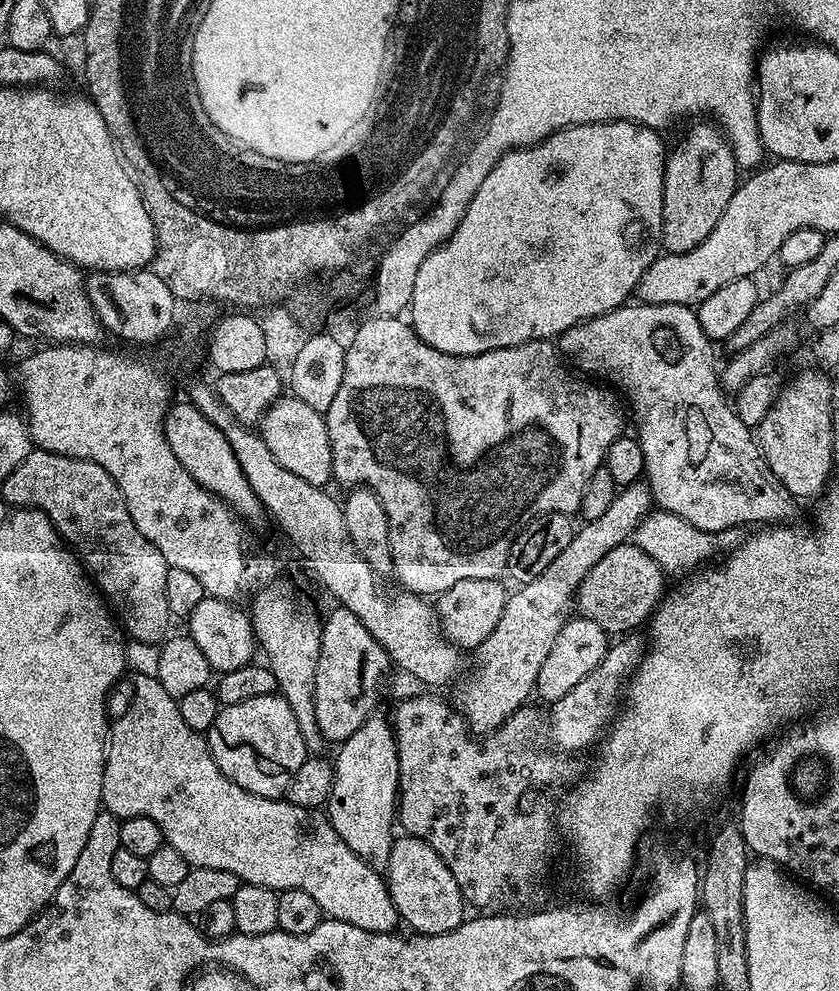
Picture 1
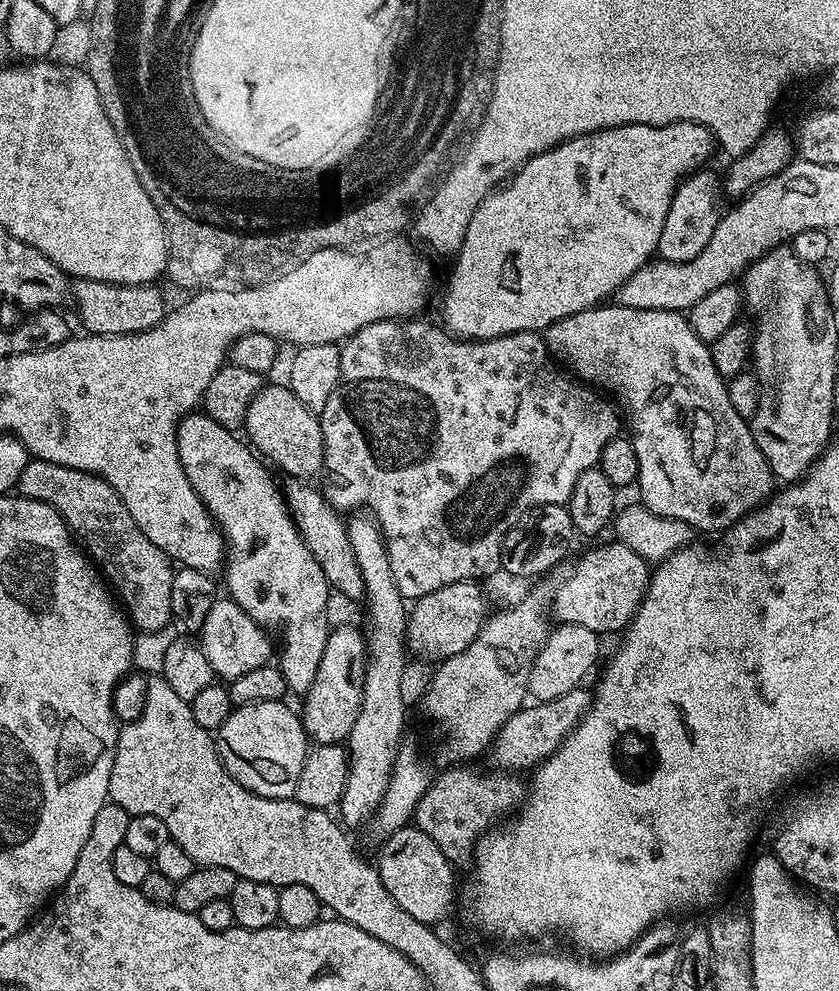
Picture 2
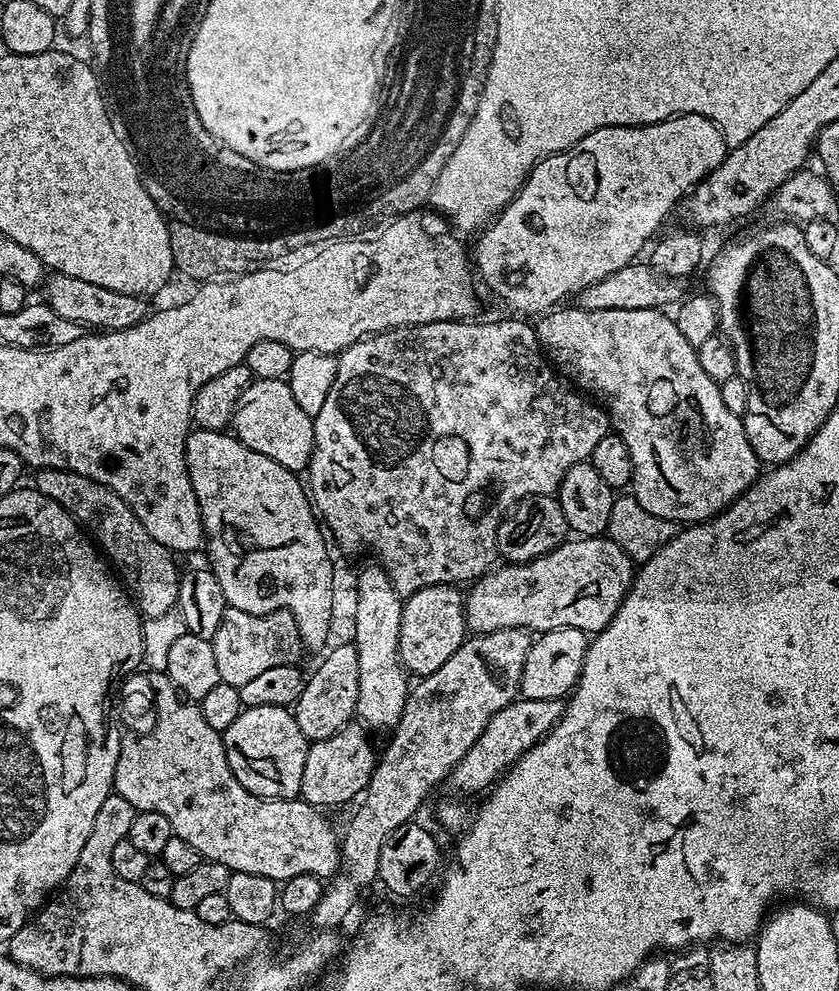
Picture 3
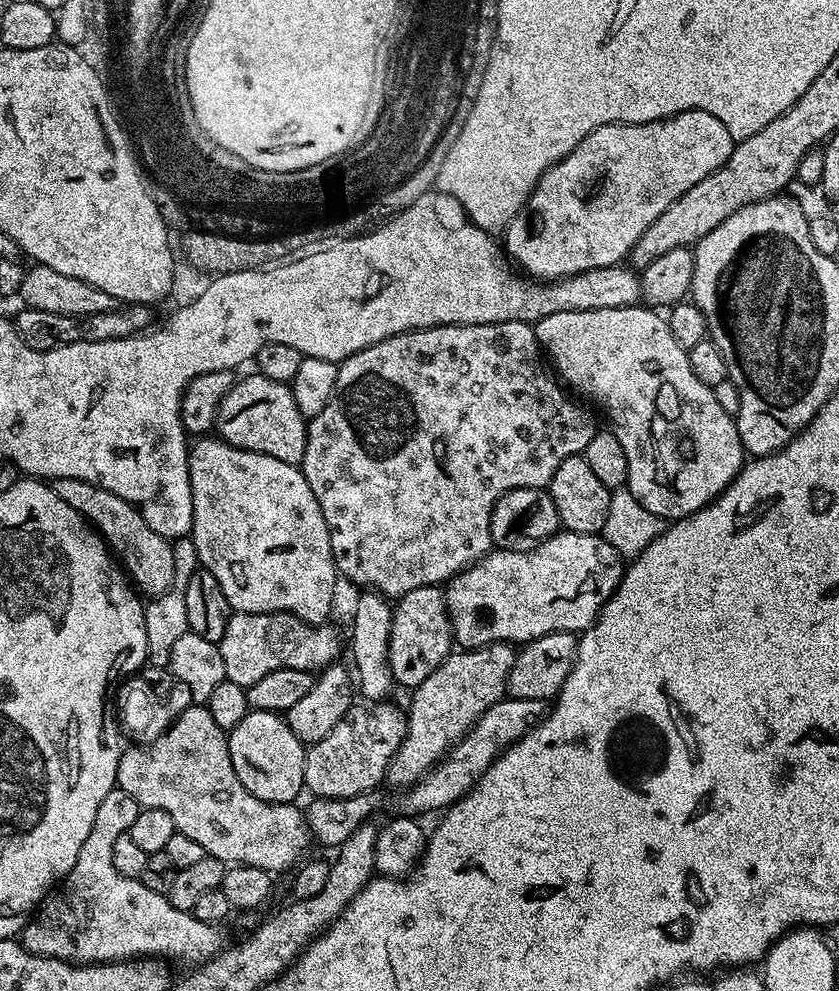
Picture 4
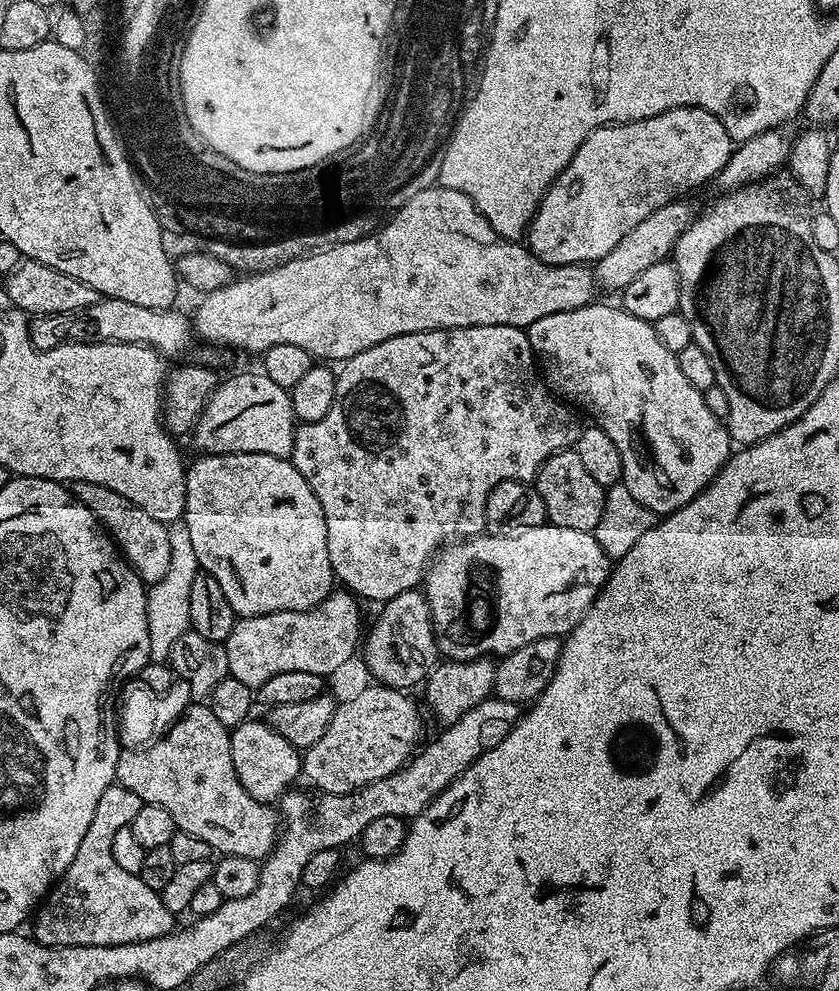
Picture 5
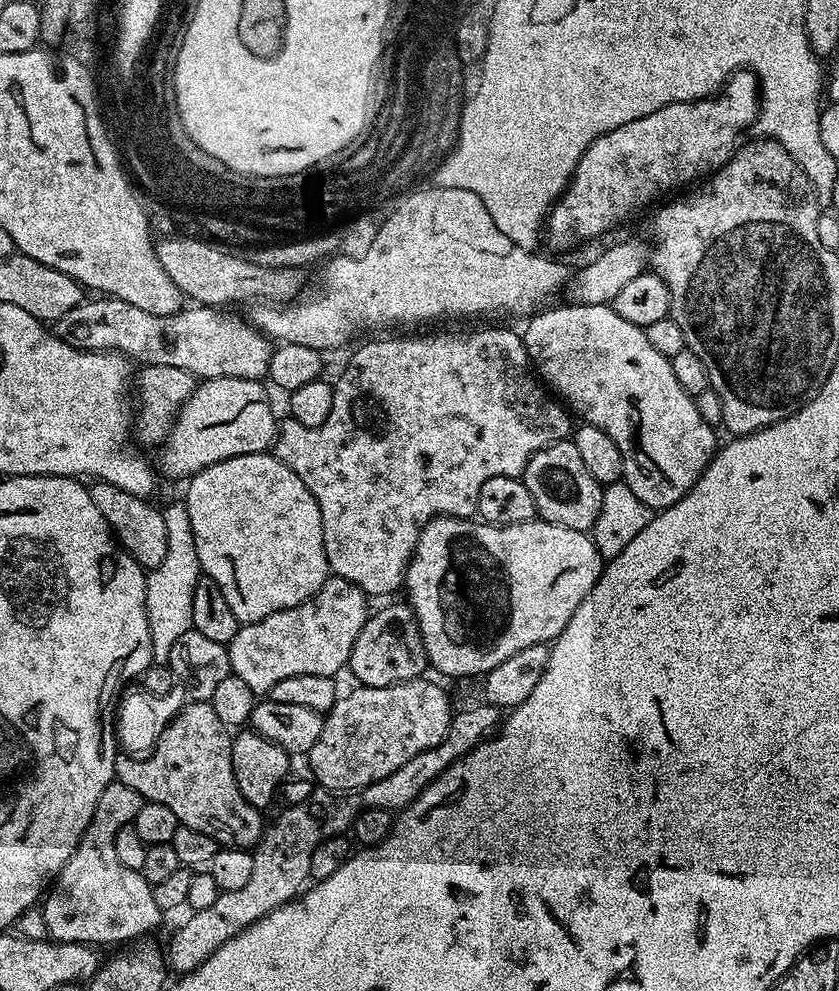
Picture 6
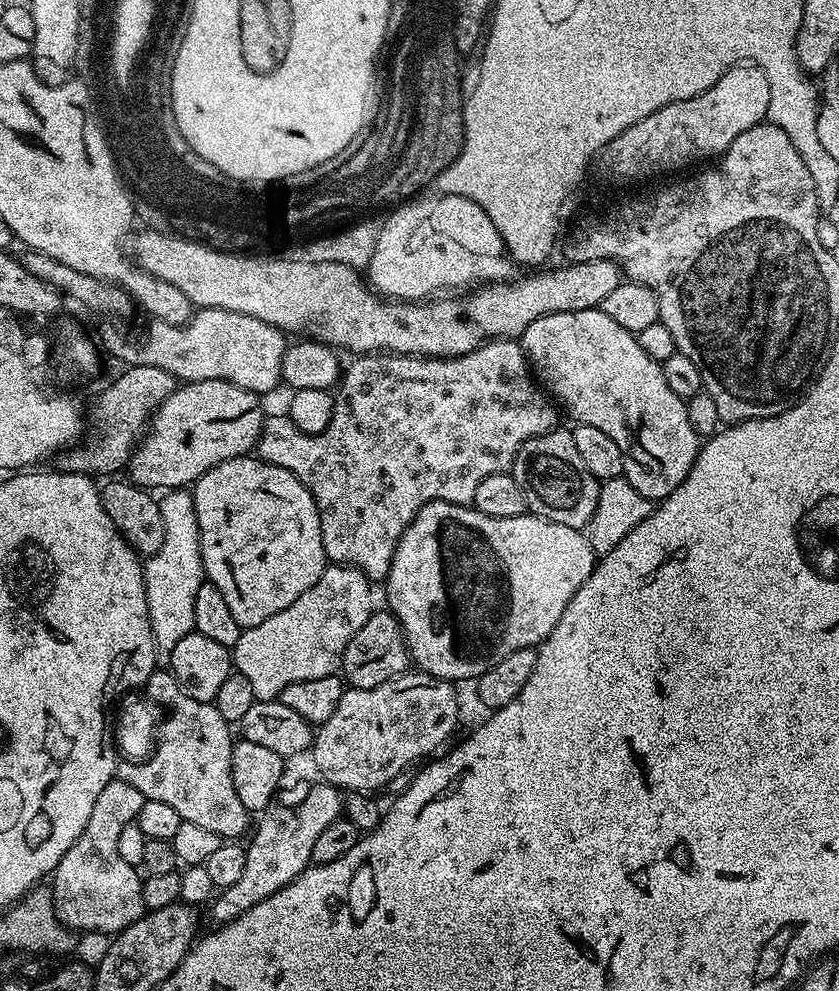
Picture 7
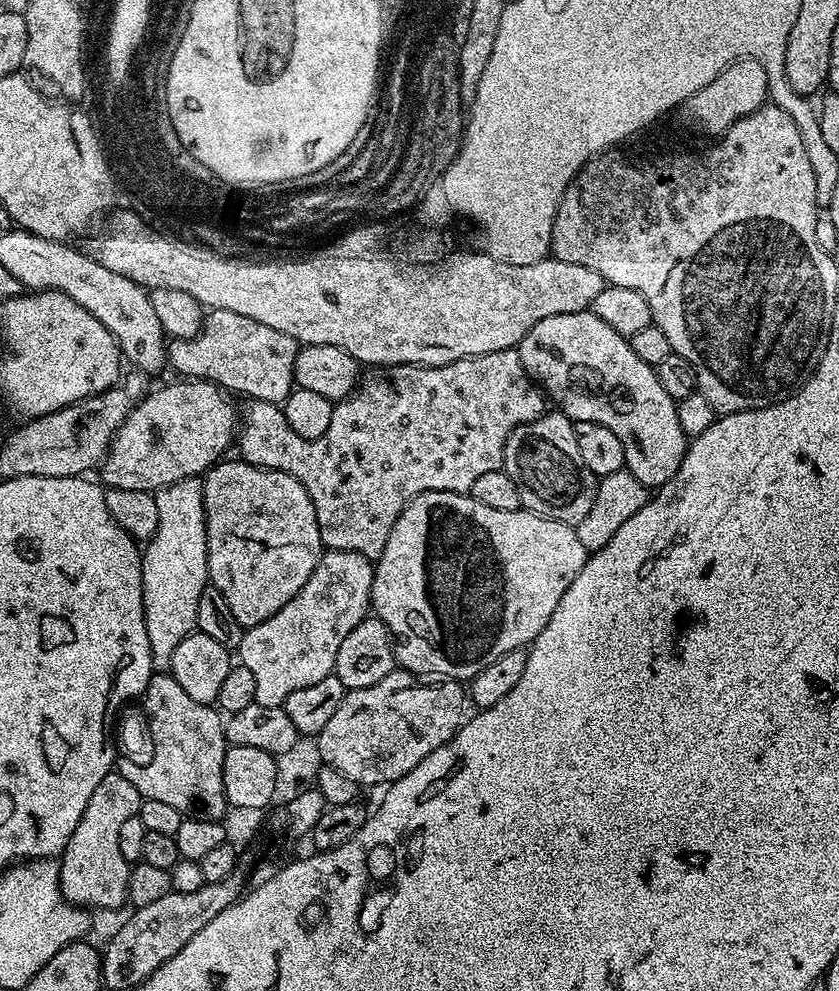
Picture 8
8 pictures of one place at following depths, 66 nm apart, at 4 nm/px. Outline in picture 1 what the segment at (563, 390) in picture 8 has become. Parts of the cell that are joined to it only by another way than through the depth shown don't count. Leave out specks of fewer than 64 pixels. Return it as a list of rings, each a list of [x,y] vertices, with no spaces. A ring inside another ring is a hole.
[[[632,302],[625,307],[614,309],[613,312],[602,314],[593,320],[582,322],[578,326],[566,330],[558,337],[558,351],[561,357],[567,358],[577,369],[580,367],[581,370],[579,369],[579,371],[587,374],[589,377],[599,378],[601,381],[613,380],[617,384],[615,387],[621,393],[624,391],[628,395],[628,400],[632,403],[632,412],[636,415],[636,429],[634,429],[634,432],[639,439],[642,446],[642,454],[644,455],[644,476],[646,477],[648,488],[652,492],[655,507],[659,511],[678,514],[678,518],[690,522],[690,526],[713,534],[721,534],[720,532],[726,531],[727,528],[740,528],[743,524],[776,526],[781,522],[795,521],[792,519],[796,516],[797,497],[792,496],[790,490],[786,490],[786,486],[782,486],[782,482],[778,482],[774,470],[770,470],[770,466],[762,454],[753,429],[747,428],[742,422],[742,418],[736,416],[735,407],[730,403],[729,397],[720,383],[718,360],[716,364],[716,356],[712,353],[712,348],[714,348],[713,341],[708,339],[708,335],[704,333],[702,326],[698,322],[695,311],[687,304],[645,304],[643,302]]]

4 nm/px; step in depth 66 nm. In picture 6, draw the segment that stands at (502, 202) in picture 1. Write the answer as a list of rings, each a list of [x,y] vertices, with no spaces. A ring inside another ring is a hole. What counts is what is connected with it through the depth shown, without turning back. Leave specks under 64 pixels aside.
[[[741,70],[735,73],[734,78],[729,79],[717,95],[707,100],[687,100],[662,106],[662,110],[654,110],[654,114],[646,114],[634,122],[626,122],[626,126],[618,126],[600,136],[589,146],[586,154],[582,154],[572,180],[548,213],[546,244],[548,240],[550,247],[564,252],[583,240],[596,240],[603,232],[610,231],[615,224],[622,223],[635,208],[650,203],[655,196],[660,196],[663,192],[675,193],[716,172],[727,160],[732,159],[732,153],[736,151],[741,139],[740,131],[743,128],[751,129],[756,123],[758,113],[760,81],[752,72]]]

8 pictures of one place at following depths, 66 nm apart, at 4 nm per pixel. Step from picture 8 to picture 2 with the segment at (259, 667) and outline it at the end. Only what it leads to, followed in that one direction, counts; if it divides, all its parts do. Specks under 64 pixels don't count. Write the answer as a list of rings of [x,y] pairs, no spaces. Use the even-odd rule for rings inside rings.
[[[217,598],[214,606],[210,606],[210,614],[206,614],[206,622],[200,628],[198,643],[206,654],[206,662],[210,662],[213,673],[221,681],[231,682],[242,678],[242,674],[250,674],[250,670],[258,670],[258,666],[273,659],[274,648],[272,652],[272,640],[268,636],[271,635],[231,598]]]

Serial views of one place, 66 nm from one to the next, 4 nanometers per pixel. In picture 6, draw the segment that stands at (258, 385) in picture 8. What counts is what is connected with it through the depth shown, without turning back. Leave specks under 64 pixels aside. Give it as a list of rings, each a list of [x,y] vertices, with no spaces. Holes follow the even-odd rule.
[[[104,296],[85,299],[84,303],[74,306],[74,310],[62,314],[62,318],[54,321],[56,328],[54,332],[59,339],[67,340],[76,348],[90,352],[118,352],[140,366],[145,364],[178,366],[200,380],[227,376],[251,380],[267,377],[273,350],[268,337],[257,328],[253,328],[247,319],[239,320],[238,317],[227,316],[224,312],[227,311],[217,310],[212,306],[184,306],[179,312],[159,316],[150,314],[147,310],[138,310],[138,306],[130,306],[130,302],[115,300],[113,296]]]

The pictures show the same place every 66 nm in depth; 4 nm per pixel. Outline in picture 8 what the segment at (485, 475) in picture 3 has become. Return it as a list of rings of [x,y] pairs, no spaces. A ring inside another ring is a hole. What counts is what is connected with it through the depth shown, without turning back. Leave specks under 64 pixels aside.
[[[507,348],[497,352],[487,352],[481,356],[467,356],[453,364],[443,364],[437,368],[422,368],[414,364],[393,364],[384,370],[368,370],[361,375],[353,393],[346,399],[339,401],[333,407],[330,418],[330,430],[317,440],[303,440],[294,430],[290,430],[290,422],[286,422],[286,414],[279,404],[262,402],[261,400],[248,400],[242,408],[242,415],[238,420],[238,448],[240,444],[239,459],[245,464],[252,464],[255,468],[269,468],[275,472],[290,474],[310,494],[314,502],[314,514],[318,518],[320,543],[325,549],[337,552],[357,552],[373,562],[380,559],[382,550],[386,546],[386,538],[390,538],[390,530],[402,514],[402,510],[418,494],[423,492],[463,492],[471,493],[474,482],[481,474],[490,474],[490,470],[501,470],[504,467],[504,447],[506,438],[520,424],[528,424],[537,420],[546,411],[546,396],[534,383],[528,371],[522,366],[520,354],[516,348]]]

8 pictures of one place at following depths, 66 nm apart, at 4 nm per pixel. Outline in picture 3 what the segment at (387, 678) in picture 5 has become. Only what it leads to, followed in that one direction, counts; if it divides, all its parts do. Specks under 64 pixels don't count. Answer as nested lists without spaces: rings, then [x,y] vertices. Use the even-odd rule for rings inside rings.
[[[435,584],[418,590],[404,600],[402,630],[398,634],[400,662],[413,677],[434,674],[458,646],[462,646],[468,632],[464,620],[465,593],[455,584]]]

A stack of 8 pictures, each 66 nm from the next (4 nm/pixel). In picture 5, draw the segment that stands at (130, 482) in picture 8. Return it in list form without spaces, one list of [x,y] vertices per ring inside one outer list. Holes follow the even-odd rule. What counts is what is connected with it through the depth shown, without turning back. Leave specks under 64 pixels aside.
[[[263,371],[240,372],[237,376],[221,379],[208,404],[202,410],[196,427],[190,433],[190,440],[200,447],[204,454],[221,456],[222,454],[270,454],[271,456],[291,457],[294,446],[294,434],[298,421],[292,409],[292,397],[289,389],[270,382]]]

